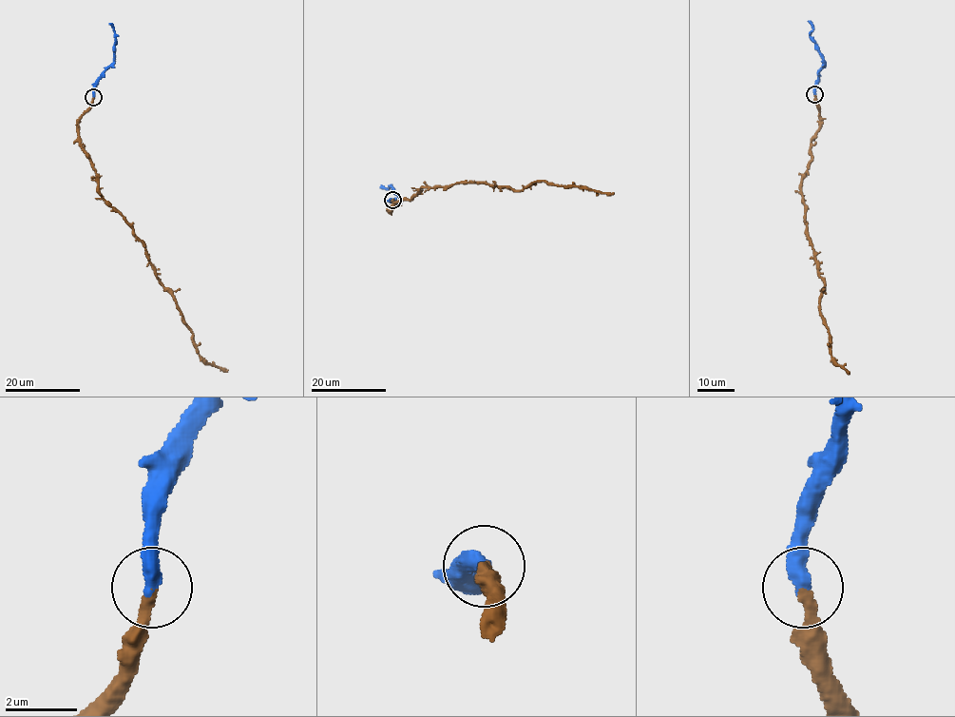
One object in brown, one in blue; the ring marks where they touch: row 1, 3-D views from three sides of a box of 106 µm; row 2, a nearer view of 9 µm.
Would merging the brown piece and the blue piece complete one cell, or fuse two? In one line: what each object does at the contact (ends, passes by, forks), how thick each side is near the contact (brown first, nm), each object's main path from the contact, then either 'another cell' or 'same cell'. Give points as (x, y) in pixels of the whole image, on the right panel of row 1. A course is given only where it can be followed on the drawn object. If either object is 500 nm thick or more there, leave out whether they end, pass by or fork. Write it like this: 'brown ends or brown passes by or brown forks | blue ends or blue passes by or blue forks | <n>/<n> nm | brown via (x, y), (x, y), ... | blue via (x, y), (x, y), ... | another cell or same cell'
brown ends | blue ends | 300/460 nm | brown via (814, 94), (820, 129), (801, 190), (824, 284), (823, 323), (834, 361), (848, 372) | blue via (814, 94), (815, 81), (823, 66), (819, 47), (811, 37), (812, 26), (808, 21) | same cell

